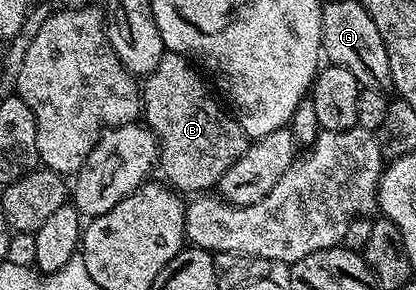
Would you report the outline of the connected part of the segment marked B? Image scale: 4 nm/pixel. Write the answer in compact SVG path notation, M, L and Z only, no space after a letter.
M164 51L157 66L142 81L141 116L146 127L151 129L155 139L159 141L157 164L160 169L163 167L162 179L180 193L203 194L214 189L218 185L221 174L225 174L225 170L229 170L229 166L233 166L233 162L237 162L237 158L245 154L249 141L239 123L226 111L223 113L219 109L218 102L211 97L212 89L208 81L206 79L203 81L191 69L191 64L192 61L180 53Z

